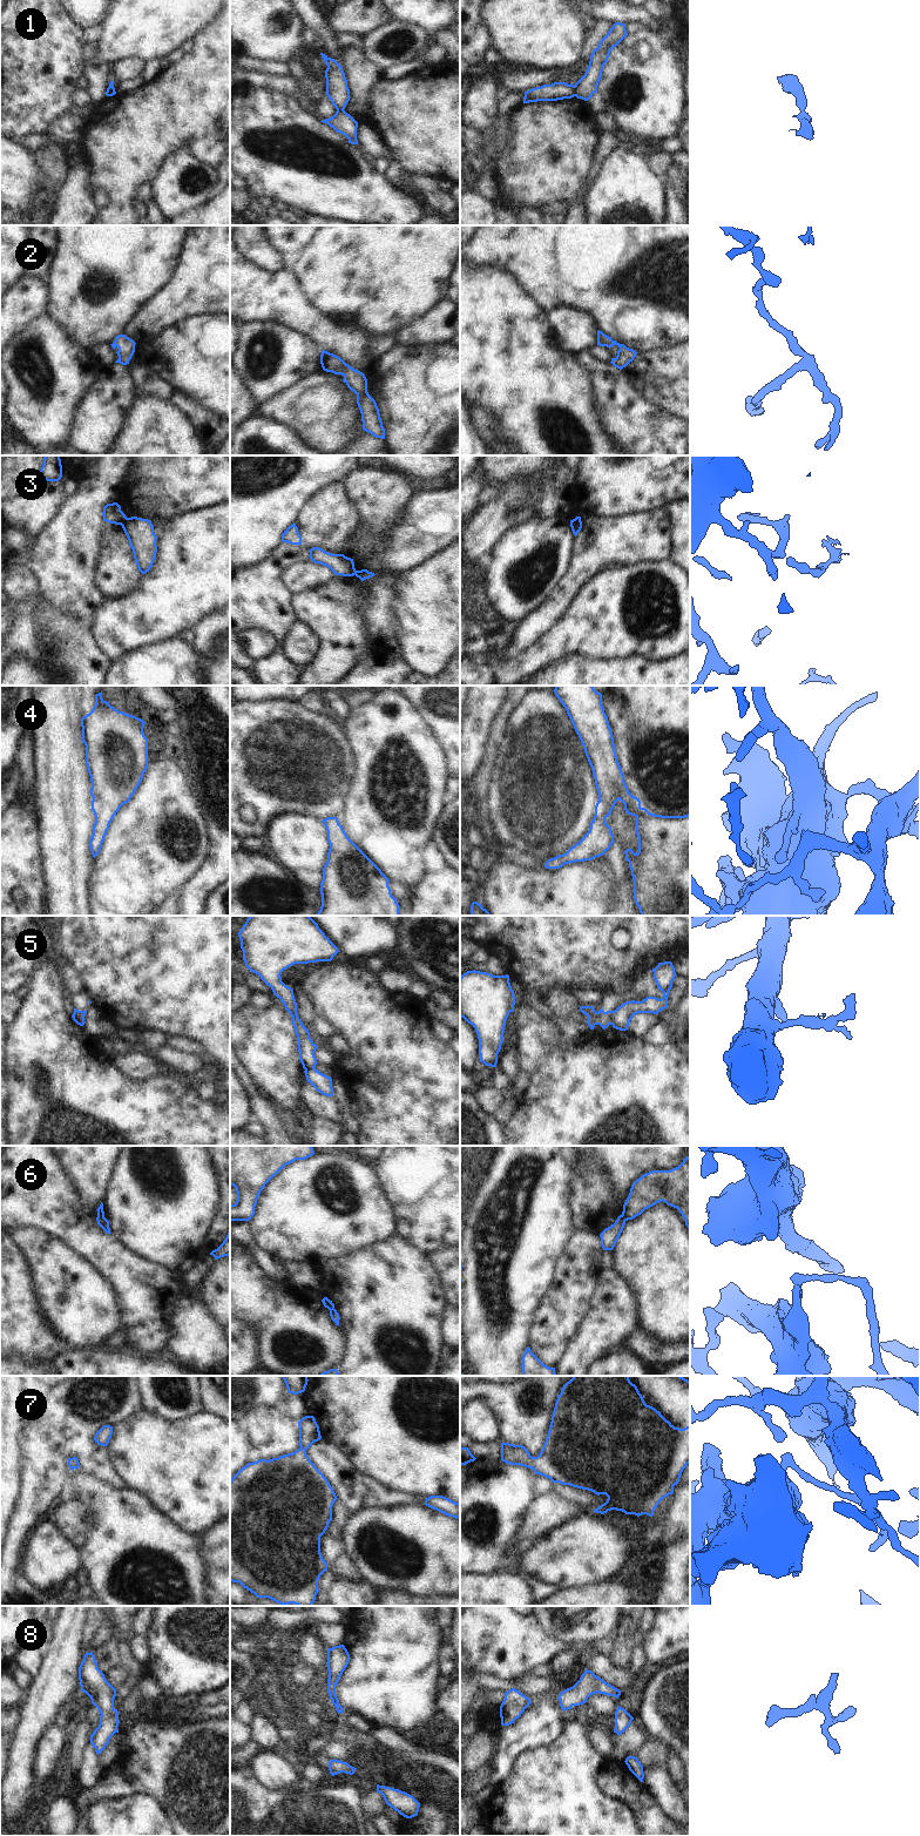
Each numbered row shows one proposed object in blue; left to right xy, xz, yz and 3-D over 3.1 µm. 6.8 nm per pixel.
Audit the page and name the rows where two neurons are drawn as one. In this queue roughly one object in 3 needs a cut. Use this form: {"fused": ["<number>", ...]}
{"fused": ["1", "3", "5", "6"]}

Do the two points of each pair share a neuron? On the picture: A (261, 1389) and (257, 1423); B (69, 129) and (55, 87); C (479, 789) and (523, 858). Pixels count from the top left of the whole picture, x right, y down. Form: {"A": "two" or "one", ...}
{"A": "two", "B": "two", "C": "two"}

